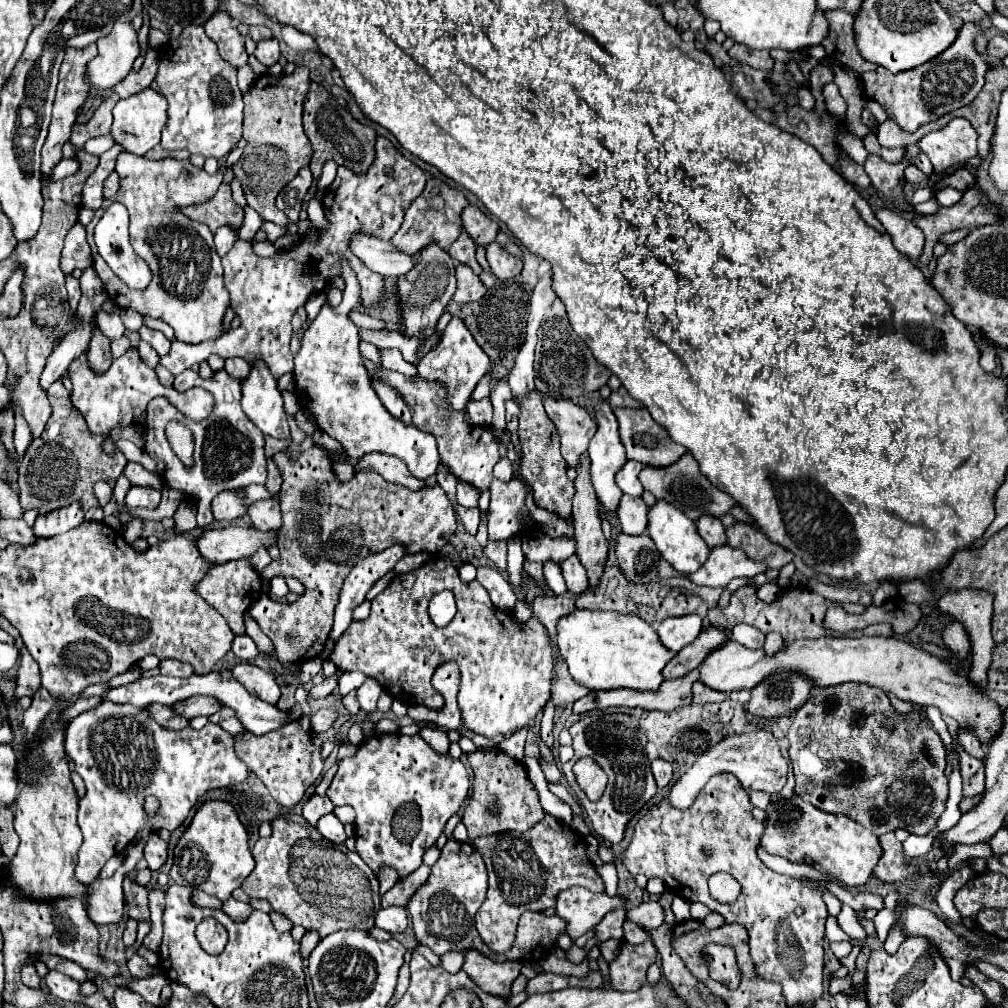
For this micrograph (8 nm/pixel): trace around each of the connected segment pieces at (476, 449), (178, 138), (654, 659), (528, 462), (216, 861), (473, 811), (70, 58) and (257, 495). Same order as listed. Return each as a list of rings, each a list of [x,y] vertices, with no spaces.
[[[362,358],[362,362],[370,376],[372,376],[372,372],[380,374],[380,378],[386,384],[392,384],[392,388],[396,388],[396,392],[400,392],[400,396],[404,398],[404,402],[410,406],[410,410],[414,414],[414,426],[424,432],[430,432],[436,438],[440,458],[448,466],[448,470],[458,480],[472,484],[480,492],[486,490],[488,484],[492,482],[492,468],[500,460],[498,440],[496,440],[494,430],[490,426],[468,424],[464,418],[466,408],[460,412],[456,412],[454,408],[448,408],[448,388],[444,388],[444,384],[424,380],[422,376],[414,376],[412,380],[406,380],[406,376],[400,376],[398,372],[392,372],[392,370],[384,370],[382,366],[374,364],[368,358]]]
[[[188,26],[182,30],[178,38],[168,40],[168,44],[160,50],[160,64],[156,72],[156,82],[160,92],[168,100],[168,122],[162,130],[160,146],[166,150],[188,150],[190,154],[202,154],[204,158],[224,158],[242,138],[242,116],[244,116],[244,100],[242,92],[236,84],[236,68],[228,64],[214,40],[208,40],[204,26]]]
[[[574,610],[568,616],[558,620],[558,652],[566,660],[572,678],[590,688],[590,690],[616,690],[616,688],[632,688],[632,690],[656,690],[662,684],[662,668],[676,656],[668,648],[662,646],[658,634],[652,630],[648,622],[634,614],[618,614],[618,612],[592,612],[592,610]]]
[[[532,392],[530,396],[526,396],[522,400],[518,436],[520,436],[520,444],[522,444],[522,462],[520,462],[518,472],[524,478],[524,482],[534,490],[534,502],[548,512],[558,514],[560,518],[568,518],[572,512],[574,482],[566,476],[564,458],[560,456],[558,432],[544,412],[540,392]]]
[[[206,800],[196,810],[190,826],[184,830],[174,848],[174,866],[170,870],[170,878],[180,886],[190,884],[192,888],[216,896],[224,902],[252,870],[254,858],[248,846],[248,832],[240,822],[234,806],[222,800]]]
[[[480,748],[468,754],[468,762],[474,772],[474,784],[472,784],[472,798],[464,810],[462,822],[468,828],[470,840],[508,830],[526,832],[544,818],[538,792],[534,784],[528,780],[528,772],[522,762],[508,758],[498,748],[484,748],[484,750]]]
[[[88,44],[86,48],[66,48],[64,54],[64,62],[60,66],[60,82],[58,82],[58,90],[56,90],[56,100],[54,100],[54,112],[52,112],[52,122],[50,122],[50,130],[48,130],[48,138],[44,142],[42,148],[42,172],[48,176],[50,168],[54,168],[60,158],[62,158],[62,146],[64,142],[68,142],[70,138],[70,128],[76,122],[76,114],[80,110],[80,106],[84,104],[90,86],[84,80],[84,72],[86,72],[86,64],[96,56],[96,44]]]
[[[250,484],[250,486],[246,486],[246,500],[248,500],[248,502],[268,500],[268,498],[272,498],[272,496],[270,496],[270,492],[266,490],[266,486],[262,486],[262,484]]]

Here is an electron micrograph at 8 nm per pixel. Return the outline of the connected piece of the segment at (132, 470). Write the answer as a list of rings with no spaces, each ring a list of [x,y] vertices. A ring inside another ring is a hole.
[[[128,462],[128,464],[126,464],[124,476],[130,480],[130,484],[136,484],[136,486],[154,486],[154,488],[162,488],[162,480],[158,480],[156,474],[148,472],[142,464],[136,464],[136,462]]]

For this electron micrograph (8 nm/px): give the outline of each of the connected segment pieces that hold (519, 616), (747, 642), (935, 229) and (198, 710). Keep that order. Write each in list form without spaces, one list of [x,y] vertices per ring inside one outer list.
[[[518,600],[518,602],[516,602],[516,606],[514,606],[512,616],[516,616],[516,622],[524,624],[524,622],[532,616],[532,608],[530,608],[530,604],[528,604],[526,600]]]
[[[738,624],[738,626],[734,626],[732,638],[734,638],[738,644],[742,644],[742,646],[746,646],[746,648],[750,648],[750,650],[760,650],[760,648],[764,646],[764,634],[762,634],[758,628],[748,626],[748,624]]]
[[[970,188],[964,192],[962,200],[950,208],[938,208],[932,216],[912,216],[912,222],[924,232],[926,244],[920,256],[922,264],[928,264],[932,258],[932,248],[942,234],[948,234],[958,228],[976,228],[982,224],[992,224],[998,220],[998,212],[980,204],[976,190]]]
[[[192,696],[188,700],[180,700],[172,706],[172,710],[178,716],[184,716],[188,720],[194,718],[194,716],[212,716],[220,708],[222,706],[218,704],[218,700],[212,700],[212,698],[206,698],[206,696]]]

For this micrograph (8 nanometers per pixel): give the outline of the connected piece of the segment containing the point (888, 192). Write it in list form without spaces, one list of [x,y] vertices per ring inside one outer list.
[[[878,154],[868,156],[864,162],[864,170],[870,176],[872,186],[880,192],[880,196],[886,200],[898,202],[898,206],[904,210],[910,210],[912,206],[908,204],[908,200],[902,192],[902,186],[900,186],[900,180],[904,178],[904,168],[906,166],[902,162],[890,164],[890,162],[882,160]]]

